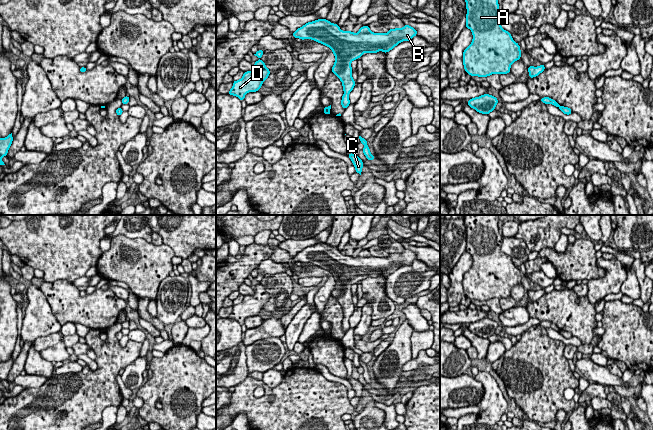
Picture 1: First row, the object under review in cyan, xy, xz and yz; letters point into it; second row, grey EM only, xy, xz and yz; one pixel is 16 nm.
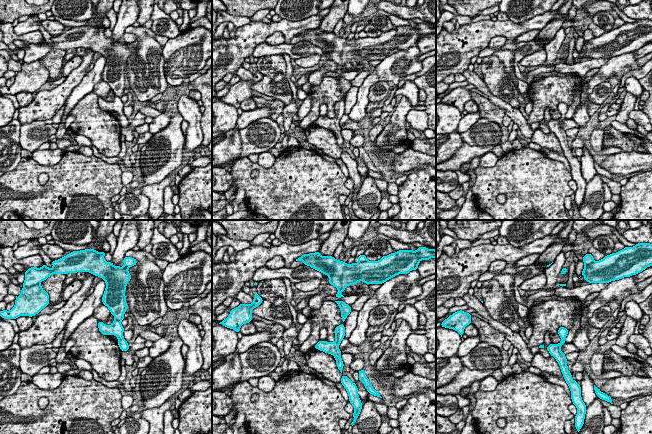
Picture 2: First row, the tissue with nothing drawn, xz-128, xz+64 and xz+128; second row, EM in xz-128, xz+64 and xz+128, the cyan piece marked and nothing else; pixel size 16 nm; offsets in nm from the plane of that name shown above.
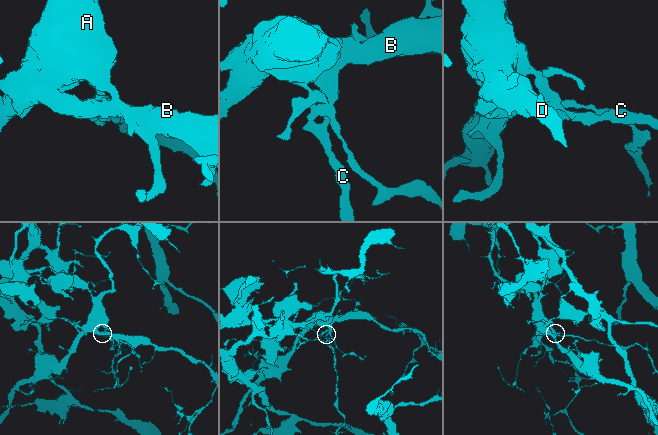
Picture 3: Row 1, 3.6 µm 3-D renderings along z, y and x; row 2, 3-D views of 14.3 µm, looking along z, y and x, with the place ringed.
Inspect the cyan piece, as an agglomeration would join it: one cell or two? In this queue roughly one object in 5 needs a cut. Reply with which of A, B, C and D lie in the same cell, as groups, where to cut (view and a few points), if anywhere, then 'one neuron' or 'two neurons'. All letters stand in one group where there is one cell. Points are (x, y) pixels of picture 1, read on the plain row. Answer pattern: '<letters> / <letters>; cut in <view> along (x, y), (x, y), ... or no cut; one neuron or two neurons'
A D / B C; cut in xz along (358, 255), (370, 256); two neurons

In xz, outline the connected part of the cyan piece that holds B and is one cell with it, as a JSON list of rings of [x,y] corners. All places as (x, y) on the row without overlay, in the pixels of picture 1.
[[[326,243],[308,246],[298,252],[293,258],[294,263],[311,263],[329,271],[335,286],[331,293],[342,306],[344,318],[341,329],[346,333],[350,329],[349,318],[355,310],[352,301],[351,286],[364,277],[389,276],[402,265],[410,265],[417,258],[415,252],[404,249],[403,252],[389,253],[388,257],[353,257],[343,255],[338,248]]]

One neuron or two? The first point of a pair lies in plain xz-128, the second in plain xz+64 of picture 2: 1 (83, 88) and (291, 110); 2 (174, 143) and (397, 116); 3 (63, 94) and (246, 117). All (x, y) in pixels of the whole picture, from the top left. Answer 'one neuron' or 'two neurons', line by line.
1: one neuron
2: one neuron
3: one neuron

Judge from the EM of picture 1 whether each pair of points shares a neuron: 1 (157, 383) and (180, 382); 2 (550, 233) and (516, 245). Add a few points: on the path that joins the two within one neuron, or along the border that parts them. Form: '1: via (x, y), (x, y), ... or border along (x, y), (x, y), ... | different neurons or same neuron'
1: via (163, 383), (174, 382) | same neuron
2: border along (503, 236), (521, 238), (530, 250) | different neurons

